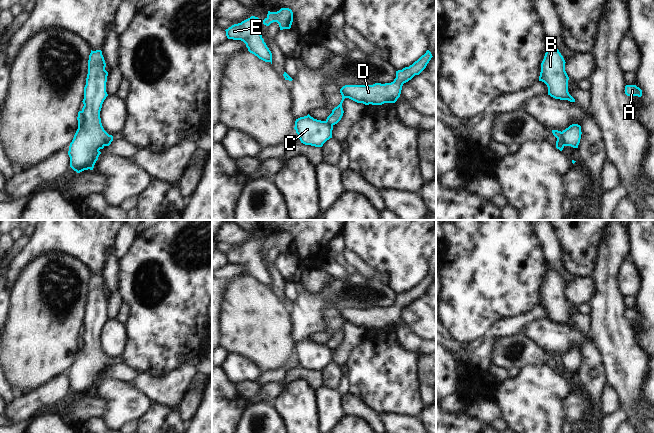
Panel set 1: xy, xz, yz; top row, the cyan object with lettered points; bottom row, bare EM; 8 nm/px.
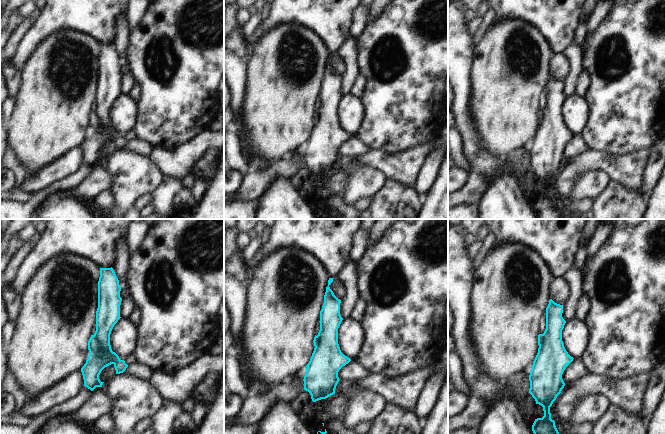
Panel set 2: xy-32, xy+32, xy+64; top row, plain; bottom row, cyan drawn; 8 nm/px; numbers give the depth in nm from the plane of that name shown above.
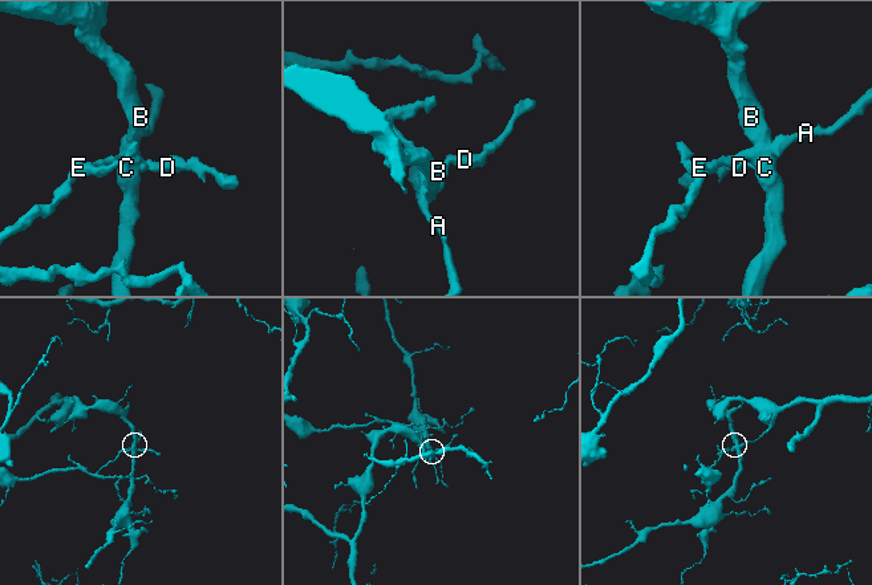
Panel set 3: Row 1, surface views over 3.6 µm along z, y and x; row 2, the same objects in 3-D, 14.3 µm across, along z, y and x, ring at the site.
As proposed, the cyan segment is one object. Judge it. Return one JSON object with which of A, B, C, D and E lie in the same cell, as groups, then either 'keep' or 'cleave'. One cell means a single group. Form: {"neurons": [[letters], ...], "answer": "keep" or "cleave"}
{"neurons": [["A", "D", "E"], ["B", "C"]], "answer": "cleave"}

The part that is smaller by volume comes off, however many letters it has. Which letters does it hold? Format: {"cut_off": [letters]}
{"cut_off": ["A", "D", "E"]}

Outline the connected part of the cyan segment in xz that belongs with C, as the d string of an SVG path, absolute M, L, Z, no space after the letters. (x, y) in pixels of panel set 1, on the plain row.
M307 339L296 343L294 353L301 367L322 371L327 364L332 362L333 349Z

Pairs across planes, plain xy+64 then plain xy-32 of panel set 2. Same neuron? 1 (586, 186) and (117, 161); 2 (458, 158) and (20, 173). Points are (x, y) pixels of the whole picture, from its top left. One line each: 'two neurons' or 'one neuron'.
1: one neuron
2: one neuron

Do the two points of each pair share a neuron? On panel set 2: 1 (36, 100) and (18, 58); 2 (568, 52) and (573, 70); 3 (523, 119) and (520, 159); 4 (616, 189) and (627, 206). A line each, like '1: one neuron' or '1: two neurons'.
1: two neurons
2: one neuron
3: two neurons
4: one neuron

